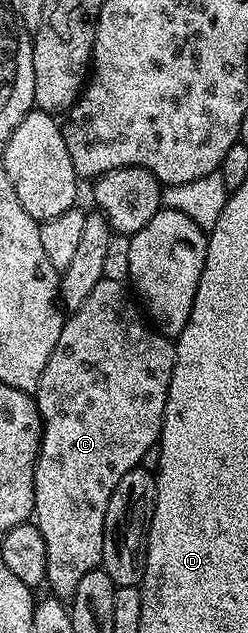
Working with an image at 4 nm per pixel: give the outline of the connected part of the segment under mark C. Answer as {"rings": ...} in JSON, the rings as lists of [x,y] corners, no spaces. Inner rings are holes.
{"rings":[[[104,277],[93,292],[89,292],[89,300],[64,321],[57,348],[53,348],[39,389],[33,395],[43,417],[43,442],[39,445],[39,459],[35,461],[33,521],[45,540],[46,585],[51,585],[50,593],[54,597],[64,600],[75,595],[81,576],[100,569],[109,496],[113,496],[113,488],[117,488],[121,476],[142,463],[146,450],[158,443],[163,430],[165,400],[175,367],[175,347],[170,337],[149,325],[126,289],[124,283]]]}

